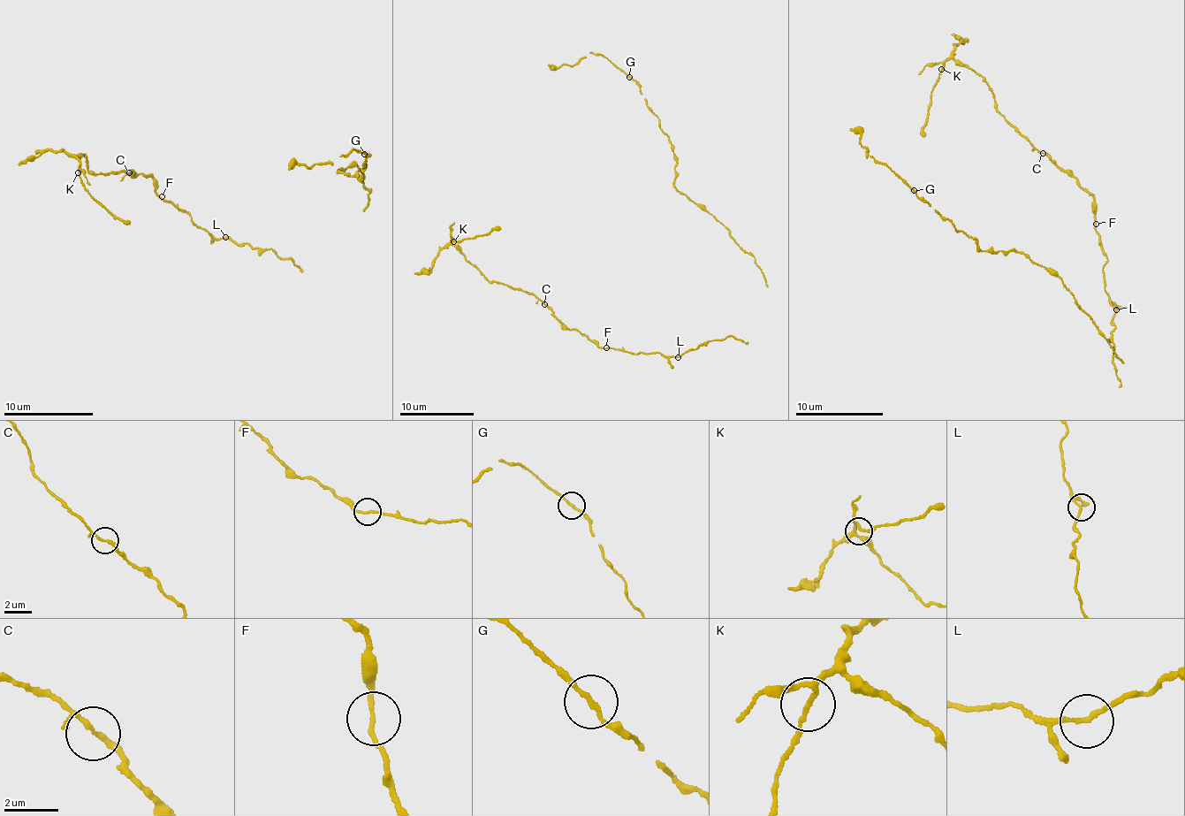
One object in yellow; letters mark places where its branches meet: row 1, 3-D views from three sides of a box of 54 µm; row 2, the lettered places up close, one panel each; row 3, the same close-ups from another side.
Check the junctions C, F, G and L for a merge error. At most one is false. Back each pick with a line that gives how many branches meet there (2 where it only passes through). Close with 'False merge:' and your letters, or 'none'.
False merge: none

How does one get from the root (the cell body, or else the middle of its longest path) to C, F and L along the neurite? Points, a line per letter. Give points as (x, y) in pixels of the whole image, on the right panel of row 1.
C: (1115, 369), (1109, 338), (1114, 309), (1105, 289), (1106, 259), (1094, 227), (1094, 199), (1043, 153)
F: (1115, 369), (1111, 362), (1114, 345), (1109, 338), (1114, 309), (1105, 289), (1103, 270), (1106, 259), (1096, 224)
L: (1115, 369), (1111, 362), (1114, 345), (1109, 338), (1116, 309)

